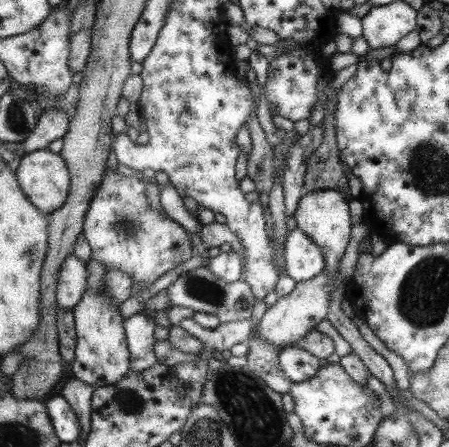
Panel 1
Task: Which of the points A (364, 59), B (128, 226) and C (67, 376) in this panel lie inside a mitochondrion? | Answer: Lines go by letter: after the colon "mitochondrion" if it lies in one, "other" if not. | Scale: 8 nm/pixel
A: other
B: mitochondrion
C: other

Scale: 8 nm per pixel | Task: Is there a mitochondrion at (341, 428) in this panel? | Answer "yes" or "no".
no

